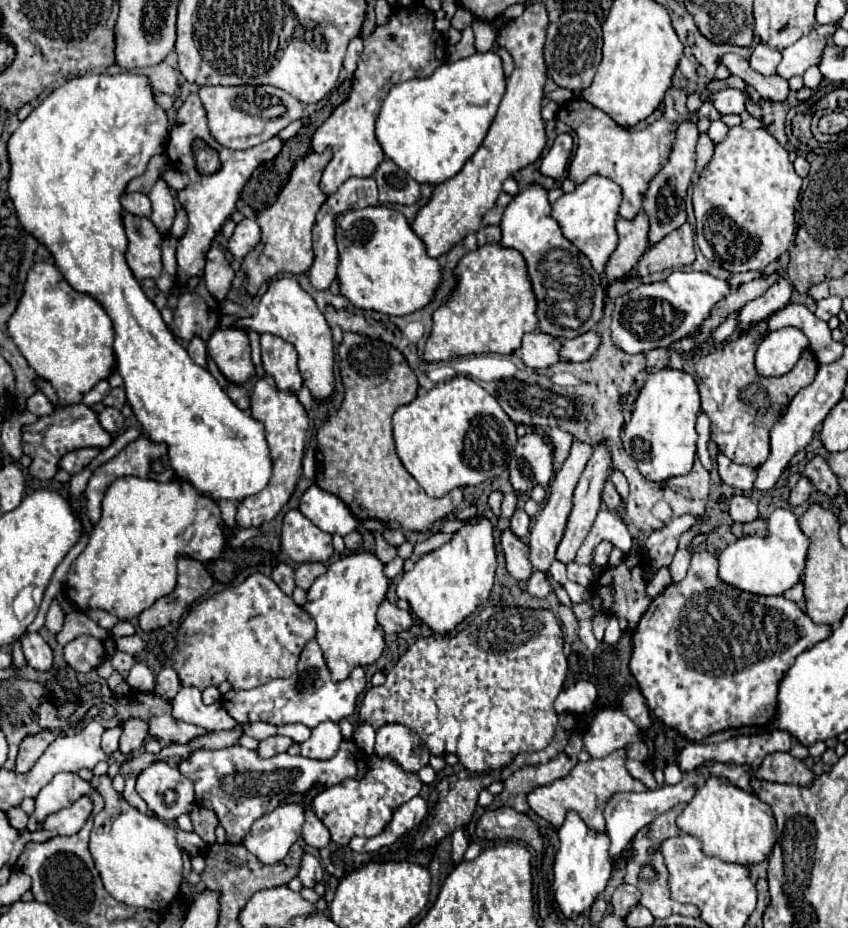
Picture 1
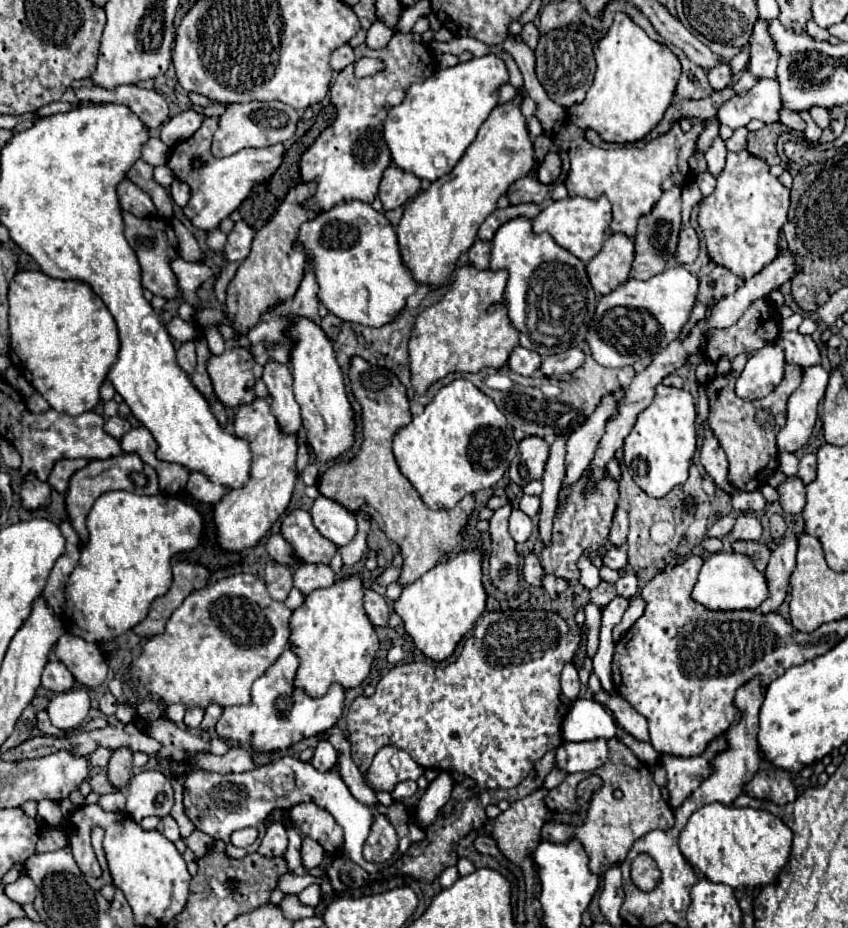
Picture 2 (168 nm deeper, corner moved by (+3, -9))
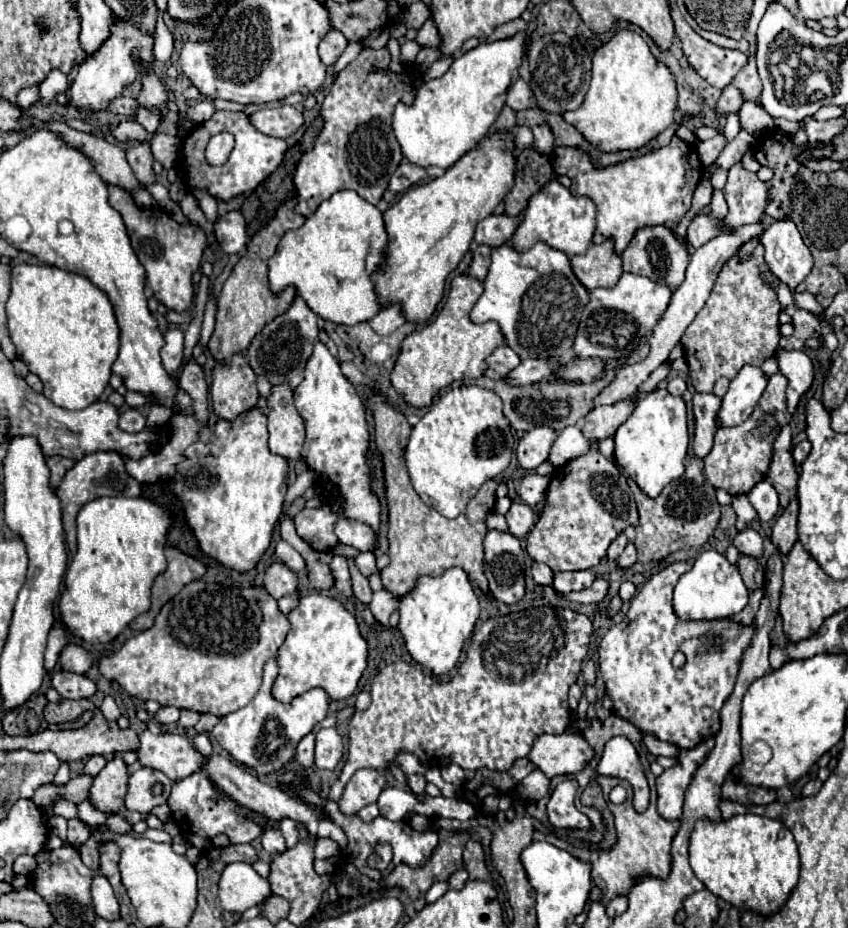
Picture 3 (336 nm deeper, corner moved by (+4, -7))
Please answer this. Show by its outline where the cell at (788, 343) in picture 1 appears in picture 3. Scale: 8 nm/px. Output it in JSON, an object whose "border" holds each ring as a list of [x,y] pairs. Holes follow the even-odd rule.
{"border":[[[745,365],[729,385],[727,395],[723,397],[719,419],[723,425],[733,427],[743,423],[751,411],[755,409],[759,397],[763,395],[767,385],[767,375],[761,365]]]}

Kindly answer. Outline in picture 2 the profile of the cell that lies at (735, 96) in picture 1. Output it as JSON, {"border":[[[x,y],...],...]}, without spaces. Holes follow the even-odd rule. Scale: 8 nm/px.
{"border":[[[762,79],[746,95],[734,95],[726,101],[718,111],[718,121],[730,129],[746,127],[752,119],[774,123],[780,121],[780,109],[782,103],[778,95],[778,81]]]}

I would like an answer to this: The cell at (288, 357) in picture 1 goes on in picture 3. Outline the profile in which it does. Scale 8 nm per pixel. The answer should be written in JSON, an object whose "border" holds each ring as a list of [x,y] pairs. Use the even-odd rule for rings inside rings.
{"border":[[[273,385],[267,397],[269,407],[269,449],[289,461],[299,459],[305,443],[303,419],[293,405],[293,389],[289,385]]]}

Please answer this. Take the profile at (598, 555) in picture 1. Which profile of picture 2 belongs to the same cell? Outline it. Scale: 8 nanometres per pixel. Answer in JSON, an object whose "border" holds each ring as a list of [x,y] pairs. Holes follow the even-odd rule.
{"border":[[[608,547],[608,549],[604,551],[604,555],[602,555],[602,561],[604,561],[606,567],[624,573],[624,569],[626,569],[626,565],[628,565],[628,555],[626,555],[624,549]]]}

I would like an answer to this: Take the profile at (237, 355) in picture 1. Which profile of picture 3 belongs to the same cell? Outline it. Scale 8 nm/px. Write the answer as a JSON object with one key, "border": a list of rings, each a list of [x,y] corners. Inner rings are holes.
{"border":[[[235,353],[229,365],[215,365],[211,381],[213,413],[219,419],[233,421],[243,411],[257,405],[259,391],[255,385],[255,373],[249,367],[243,353]]]}

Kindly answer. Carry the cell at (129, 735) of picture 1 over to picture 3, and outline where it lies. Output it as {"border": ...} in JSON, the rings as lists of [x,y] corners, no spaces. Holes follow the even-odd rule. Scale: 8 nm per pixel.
{"border":[[[121,757],[109,759],[101,773],[95,777],[89,791],[89,799],[93,801],[95,807],[117,813],[127,793],[127,779],[127,763]]]}

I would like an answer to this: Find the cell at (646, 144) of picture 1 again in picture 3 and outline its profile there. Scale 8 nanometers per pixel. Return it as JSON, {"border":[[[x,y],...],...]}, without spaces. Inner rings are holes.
{"border":[[[677,135],[671,139],[671,143],[667,145],[667,147],[661,147],[661,149],[657,149],[657,151],[653,151],[653,153],[647,153],[647,155],[643,155],[643,157],[631,157],[631,159],[627,159],[627,161],[621,161],[621,163],[615,163],[615,165],[607,165],[607,167],[595,167],[593,165],[593,161],[589,159],[589,155],[581,149],[581,147],[553,147],[553,171],[557,173],[557,175],[567,175],[569,179],[571,179],[571,193],[573,195],[585,195],[585,197],[589,197],[593,203],[595,203],[595,207],[597,207],[597,231],[595,231],[595,243],[599,243],[601,241],[601,235],[607,239],[607,237],[613,237],[615,239],[615,251],[617,253],[623,253],[623,249],[629,245],[629,241],[633,239],[633,233],[639,229],[639,227],[643,227],[643,225],[669,225],[669,229],[675,229],[677,225],[679,225],[679,221],[681,221],[681,217],[685,215],[685,211],[691,207],[691,197],[693,197],[693,191],[695,191],[695,183],[699,183],[699,181],[693,181],[693,175],[697,175],[697,173],[693,173],[693,171],[689,171],[689,167],[691,167],[691,161],[689,161],[689,153],[691,153],[691,149],[689,149],[689,145],[687,143],[683,143]]]}

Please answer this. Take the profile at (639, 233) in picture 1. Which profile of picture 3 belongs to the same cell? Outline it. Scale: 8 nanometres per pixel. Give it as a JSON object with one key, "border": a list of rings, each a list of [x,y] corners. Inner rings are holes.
{"border":[[[605,239],[599,245],[591,245],[587,253],[573,255],[571,267],[577,279],[591,291],[597,287],[613,287],[617,285],[623,269],[621,257],[613,249],[613,239]]]}

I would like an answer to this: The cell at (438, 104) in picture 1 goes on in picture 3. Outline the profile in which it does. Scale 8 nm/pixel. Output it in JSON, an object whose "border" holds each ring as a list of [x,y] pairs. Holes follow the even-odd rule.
{"border":[[[521,33],[511,39],[481,43],[459,55],[443,77],[421,83],[413,105],[397,103],[393,113],[393,133],[401,145],[403,157],[419,167],[435,165],[449,169],[463,153],[475,147],[489,133],[505,105],[509,85],[519,75],[525,39],[525,33]]]}

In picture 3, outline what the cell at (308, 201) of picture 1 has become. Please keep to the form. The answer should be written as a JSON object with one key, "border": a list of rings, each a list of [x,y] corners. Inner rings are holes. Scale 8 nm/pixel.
{"border":[[[291,197],[289,201],[285,201],[281,205],[281,209],[277,209],[277,215],[273,217],[273,221],[265,229],[261,229],[259,233],[253,235],[253,239],[247,245],[247,253],[233,267],[231,275],[227,277],[227,281],[223,285],[221,295],[217,297],[217,323],[215,323],[215,331],[211,335],[211,341],[207,345],[207,353],[213,355],[219,363],[229,363],[229,359],[235,353],[245,351],[249,347],[251,339],[269,321],[273,321],[277,315],[281,315],[291,305],[291,301],[295,297],[293,285],[285,287],[281,293],[273,293],[269,287],[269,277],[267,277],[269,257],[273,257],[281,237],[289,229],[297,229],[305,223],[305,217],[295,213],[295,205],[297,205],[297,197]]]}

